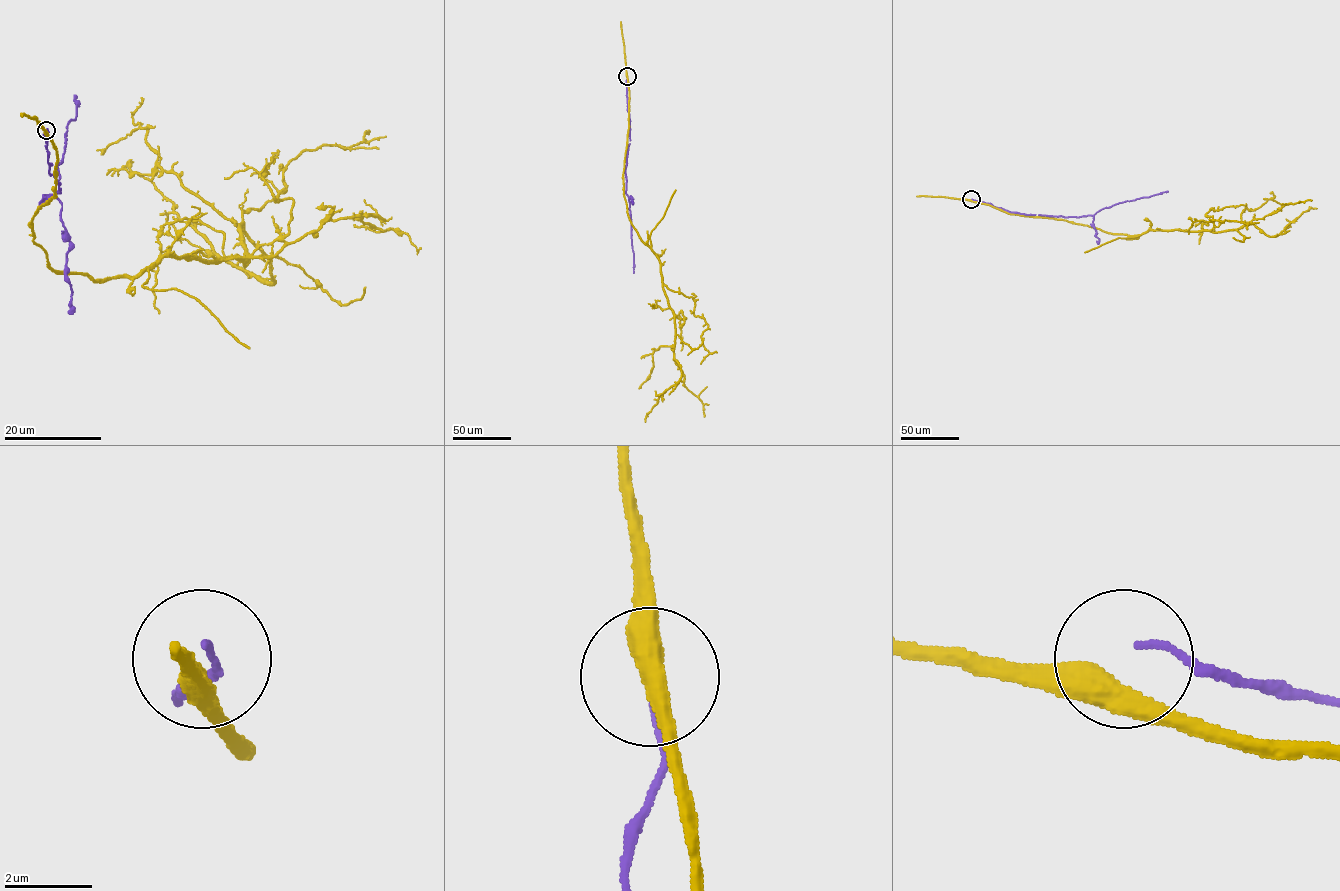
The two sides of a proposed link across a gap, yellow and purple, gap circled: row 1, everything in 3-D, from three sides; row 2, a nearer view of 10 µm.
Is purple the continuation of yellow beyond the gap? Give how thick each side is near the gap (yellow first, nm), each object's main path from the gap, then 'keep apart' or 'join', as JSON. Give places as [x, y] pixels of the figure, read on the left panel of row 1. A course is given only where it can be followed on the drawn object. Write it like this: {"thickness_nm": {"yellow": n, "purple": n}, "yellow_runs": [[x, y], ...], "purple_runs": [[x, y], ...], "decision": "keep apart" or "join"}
{"thickness_nm": {"yellow": 500, "purple": 140}, "yellow_runs": [[47, 132], [54, 196], [31, 229], [54, 271], [245, 264], [243, 224], [273, 282], [223, 260], [122, 167]], "purple_runs": [[47, 129], [48, 172], [60, 190], [40, 202], [46, 202], [43, 195], [54, 196], [76, 96]], "decision": "keep apart"}

